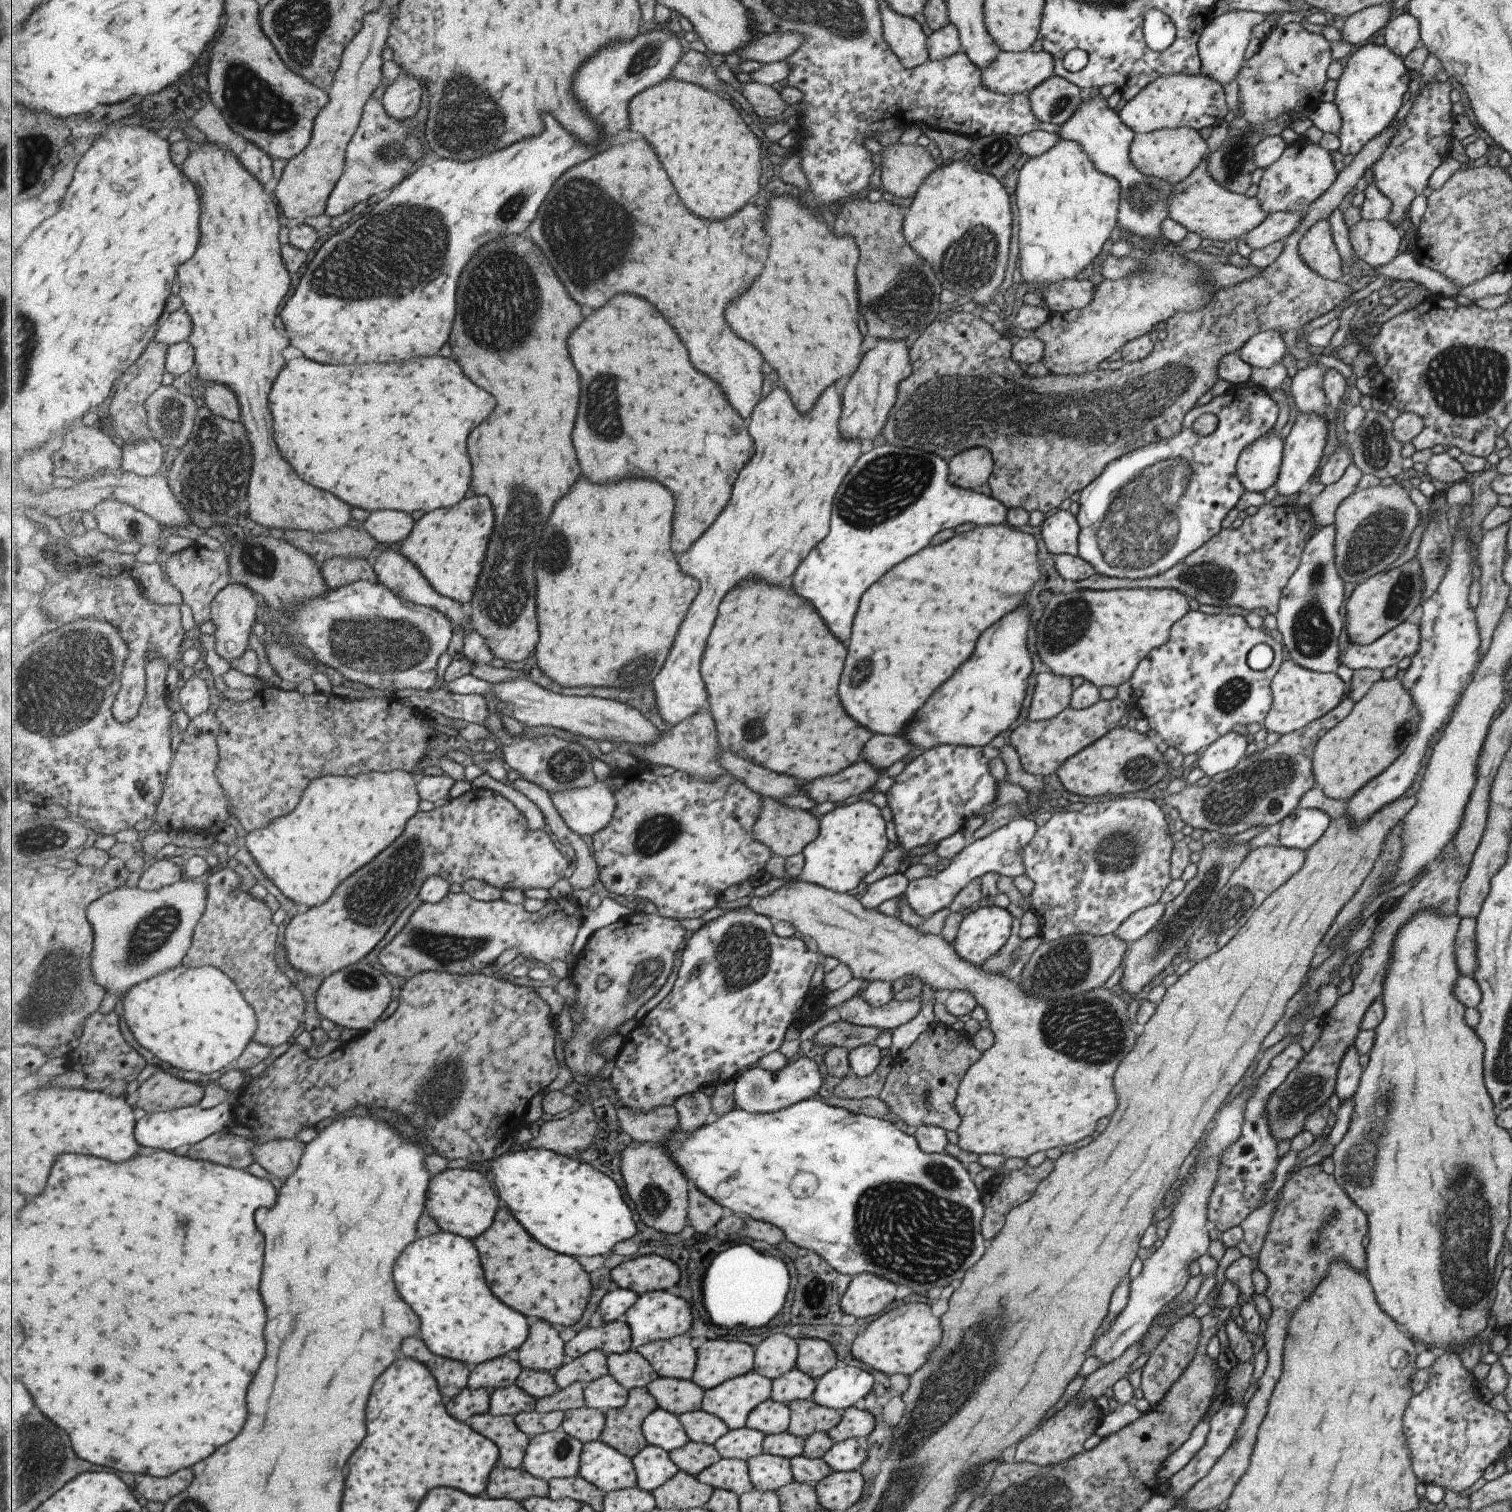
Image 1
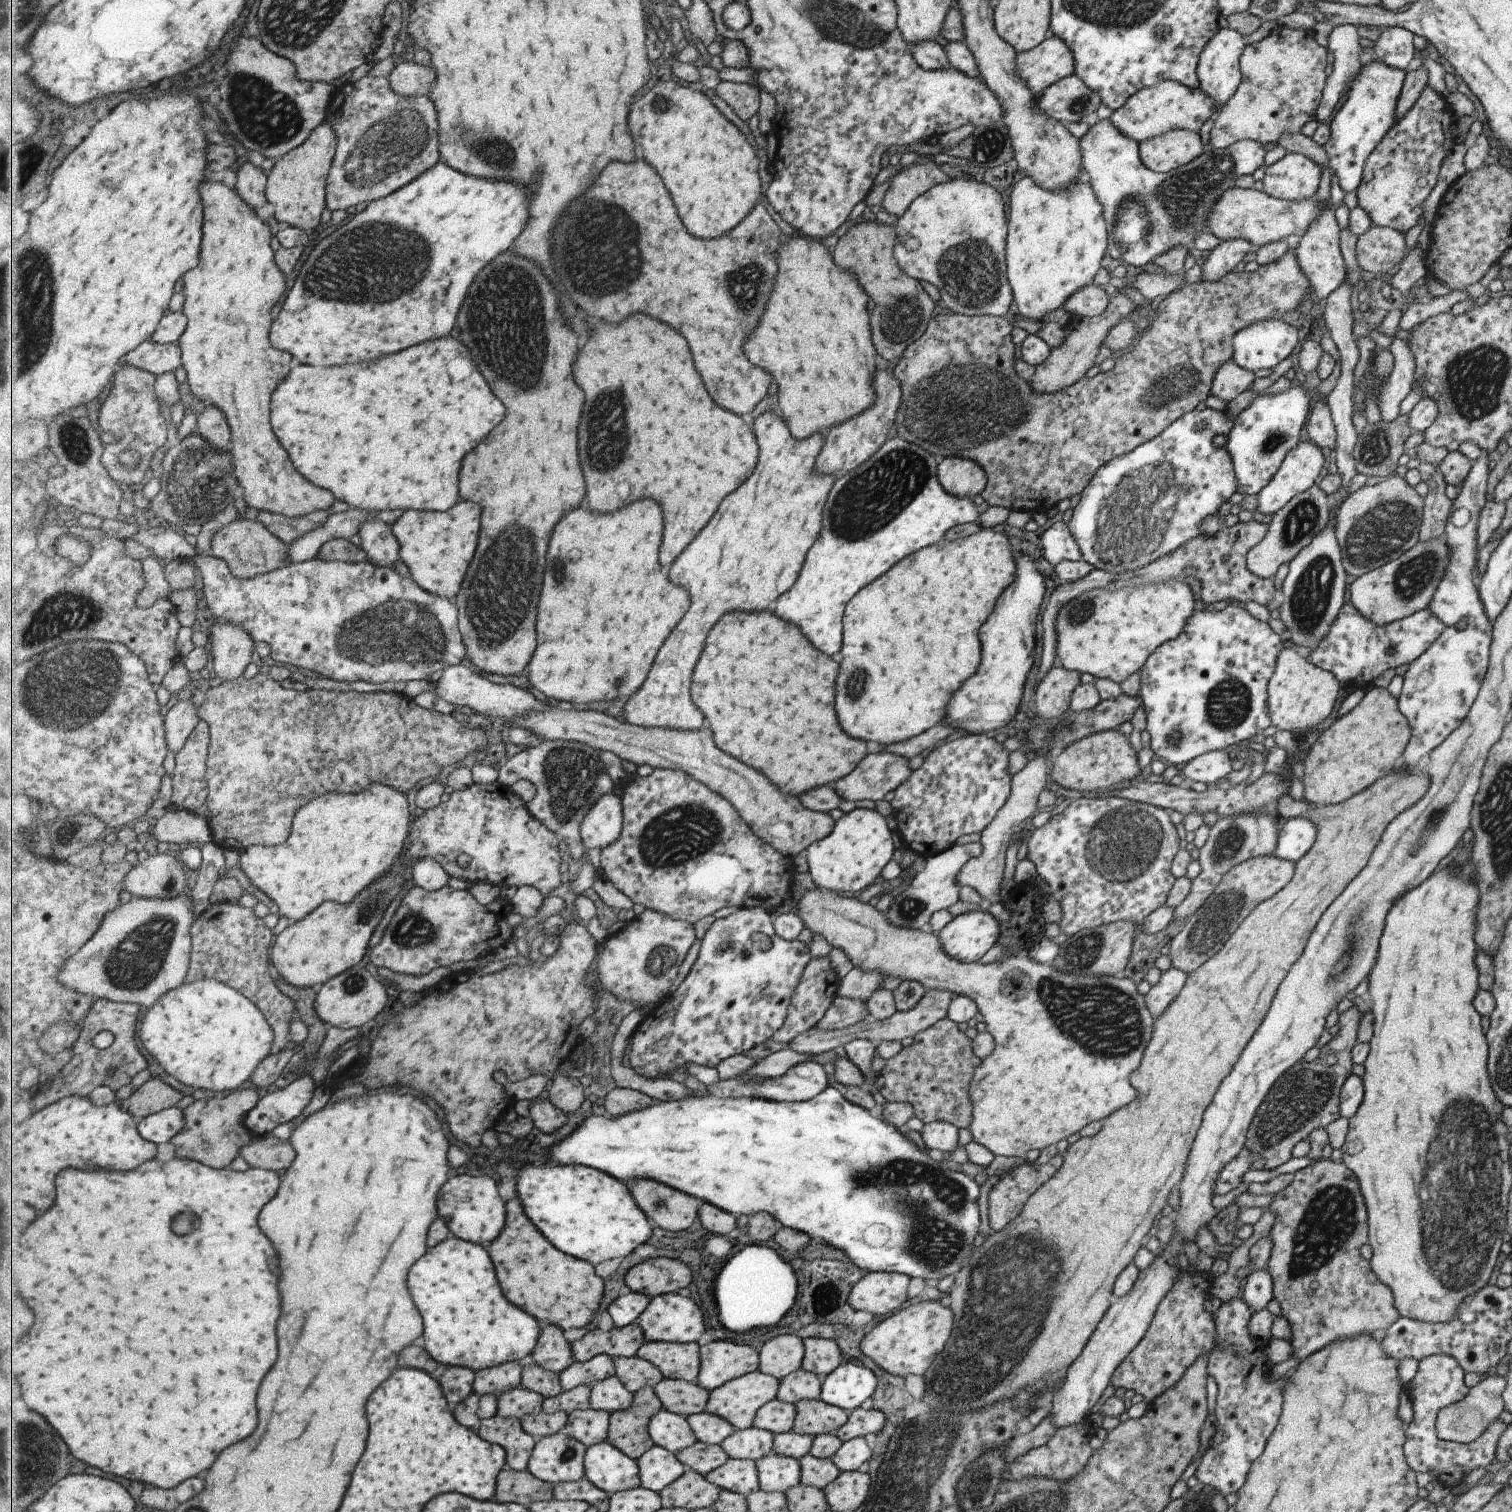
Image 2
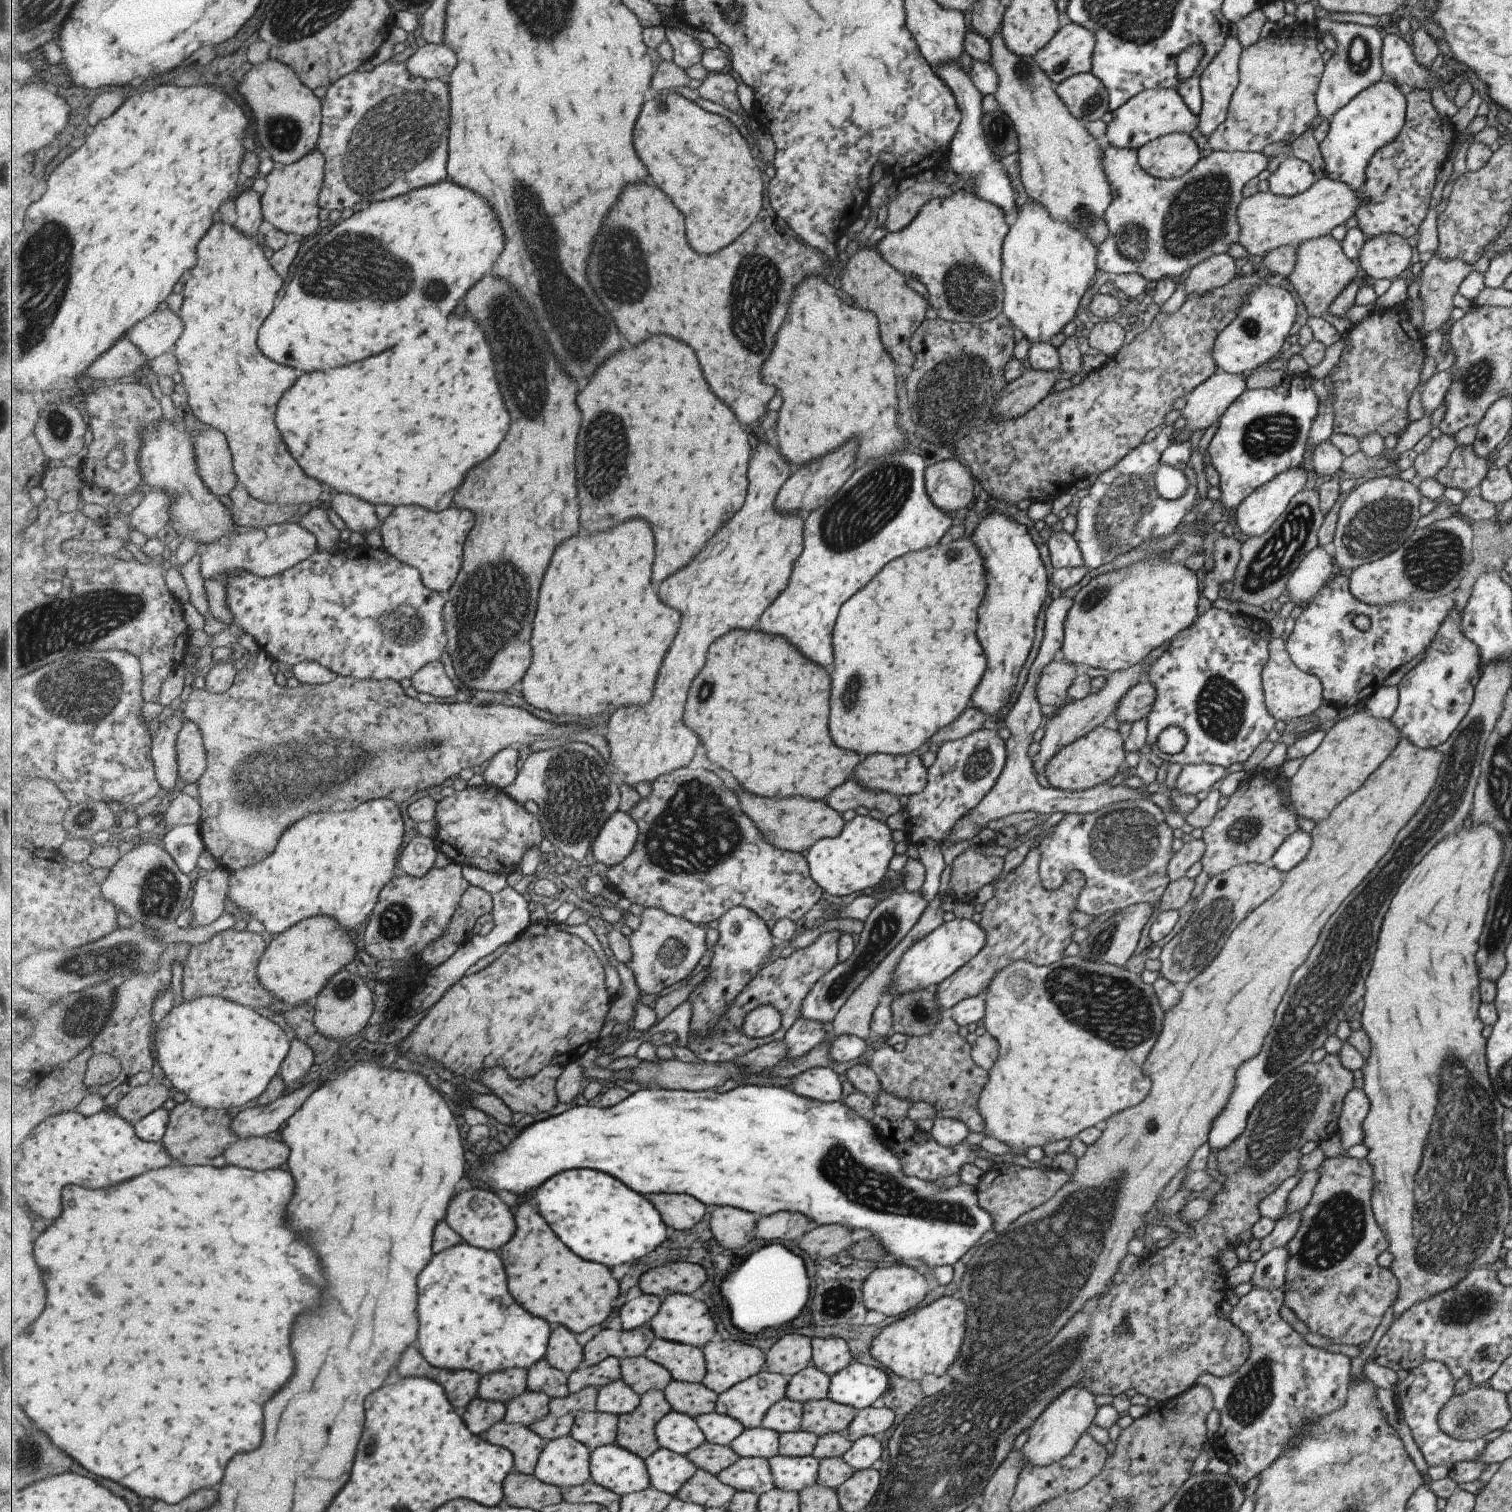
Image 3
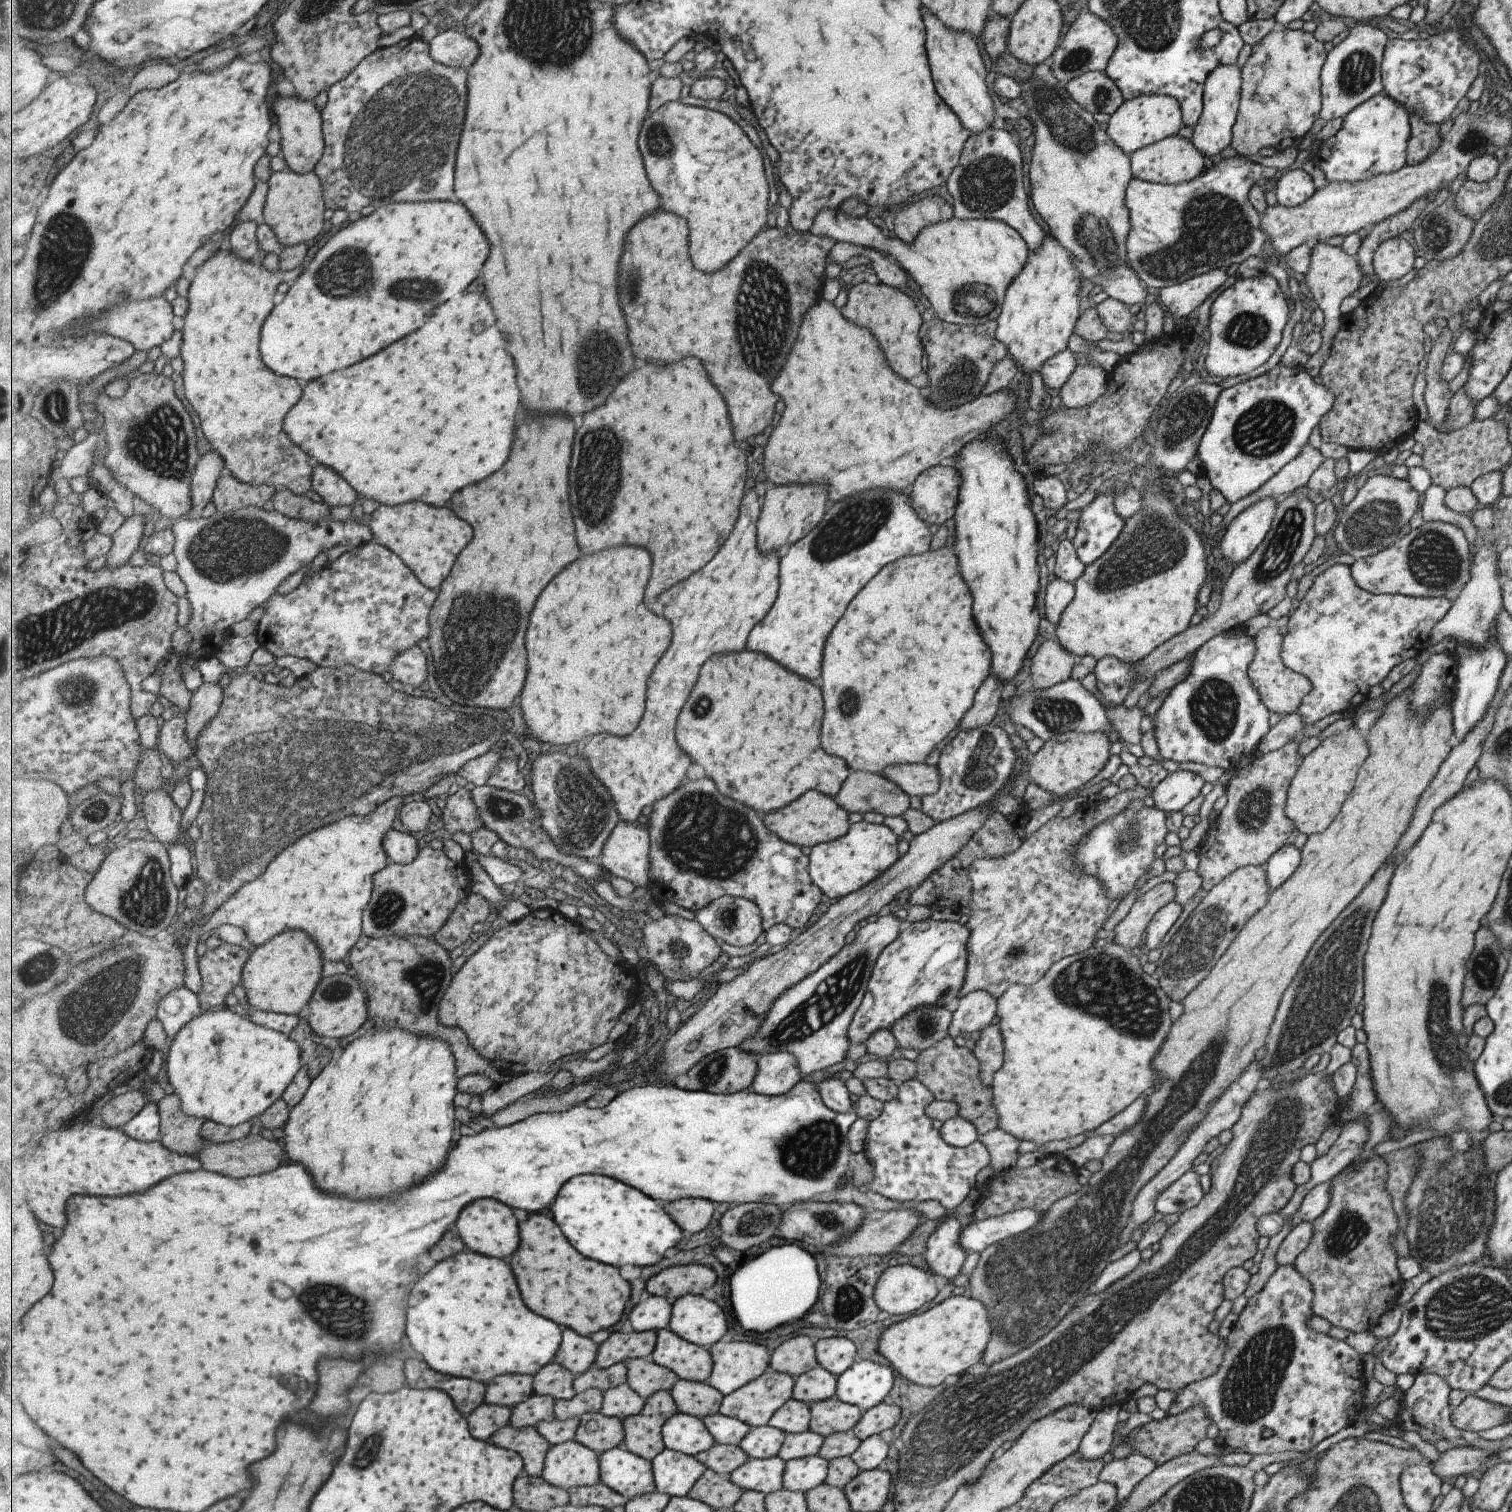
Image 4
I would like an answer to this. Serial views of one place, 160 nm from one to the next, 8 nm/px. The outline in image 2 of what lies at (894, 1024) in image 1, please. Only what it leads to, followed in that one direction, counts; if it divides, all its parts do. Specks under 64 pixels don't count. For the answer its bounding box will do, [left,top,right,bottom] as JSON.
[813,995,868,1029]

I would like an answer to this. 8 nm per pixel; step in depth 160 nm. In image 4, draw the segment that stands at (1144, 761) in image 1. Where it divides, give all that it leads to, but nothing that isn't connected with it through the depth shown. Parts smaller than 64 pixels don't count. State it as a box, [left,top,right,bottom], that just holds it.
[1027,731,1109,796]

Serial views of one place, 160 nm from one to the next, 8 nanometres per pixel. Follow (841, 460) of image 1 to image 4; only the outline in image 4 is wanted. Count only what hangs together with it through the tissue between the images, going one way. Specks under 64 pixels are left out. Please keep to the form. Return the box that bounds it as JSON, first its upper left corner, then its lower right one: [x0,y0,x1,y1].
[581,488,780,821]

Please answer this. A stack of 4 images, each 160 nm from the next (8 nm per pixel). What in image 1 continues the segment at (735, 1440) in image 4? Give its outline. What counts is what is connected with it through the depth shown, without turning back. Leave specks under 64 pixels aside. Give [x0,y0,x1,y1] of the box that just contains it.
[679,1409,730,1445]

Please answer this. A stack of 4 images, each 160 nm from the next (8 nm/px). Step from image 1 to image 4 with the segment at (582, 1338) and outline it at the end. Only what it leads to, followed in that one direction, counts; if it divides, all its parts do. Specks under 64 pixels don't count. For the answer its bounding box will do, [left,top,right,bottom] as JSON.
[595,1330,658,1369]

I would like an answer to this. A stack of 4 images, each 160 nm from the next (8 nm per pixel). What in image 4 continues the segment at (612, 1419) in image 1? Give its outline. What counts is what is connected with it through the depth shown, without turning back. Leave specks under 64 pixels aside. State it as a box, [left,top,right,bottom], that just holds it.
[624,1391,679,1461]

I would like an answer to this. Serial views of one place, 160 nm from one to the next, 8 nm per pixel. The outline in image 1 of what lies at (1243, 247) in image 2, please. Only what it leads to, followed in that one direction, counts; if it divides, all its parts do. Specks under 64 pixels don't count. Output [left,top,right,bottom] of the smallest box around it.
[1244,212,1301,250]

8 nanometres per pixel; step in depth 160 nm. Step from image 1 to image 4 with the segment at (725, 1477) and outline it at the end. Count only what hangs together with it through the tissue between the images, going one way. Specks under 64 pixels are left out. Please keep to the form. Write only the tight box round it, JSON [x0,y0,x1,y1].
[729,1456,785,1495]

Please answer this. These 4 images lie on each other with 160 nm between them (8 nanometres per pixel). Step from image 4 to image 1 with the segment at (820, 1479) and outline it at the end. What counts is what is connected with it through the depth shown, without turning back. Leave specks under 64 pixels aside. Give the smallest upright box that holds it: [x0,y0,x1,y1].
[747,1453,793,1491]

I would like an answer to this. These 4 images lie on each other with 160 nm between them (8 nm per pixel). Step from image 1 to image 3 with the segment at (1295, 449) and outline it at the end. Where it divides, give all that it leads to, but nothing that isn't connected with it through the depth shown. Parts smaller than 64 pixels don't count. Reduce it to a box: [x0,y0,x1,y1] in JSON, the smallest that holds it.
[1235,466,1307,538]

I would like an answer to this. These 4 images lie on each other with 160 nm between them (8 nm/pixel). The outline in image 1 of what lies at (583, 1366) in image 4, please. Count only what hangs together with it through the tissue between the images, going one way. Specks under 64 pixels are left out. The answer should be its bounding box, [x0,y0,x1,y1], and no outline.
[516,1320,568,1373]

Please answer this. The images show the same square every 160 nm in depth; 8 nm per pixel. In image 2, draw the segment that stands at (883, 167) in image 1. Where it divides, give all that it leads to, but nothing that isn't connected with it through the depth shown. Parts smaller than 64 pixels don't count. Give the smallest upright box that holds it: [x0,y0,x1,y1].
[882,157,947,217]

